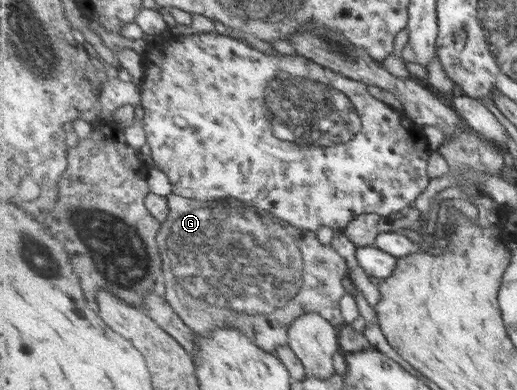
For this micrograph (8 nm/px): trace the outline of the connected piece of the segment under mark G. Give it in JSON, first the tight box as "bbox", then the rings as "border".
{"bbox":[158,193,350,352],"border":[[[175,193],[170,194],[167,198],[170,215],[162,223],[162,229],[158,236],[158,245],[164,264],[165,298],[175,309],[175,312],[185,321],[185,324],[192,328],[194,333],[206,335],[208,332],[227,327],[230,324],[232,327],[239,327],[239,330],[246,331],[260,347],[263,347],[263,350],[275,352],[279,350],[280,346],[291,346],[288,337],[291,323],[304,314],[319,313],[335,326],[345,326],[347,324],[340,302],[341,298],[347,295],[343,278],[349,278],[350,266],[347,264],[346,258],[339,254],[332,244],[326,245],[319,242],[316,231],[302,230],[290,225],[287,221],[281,220],[279,217],[269,215],[257,208],[251,208],[244,202],[233,198],[223,201],[196,201],[195,198],[184,198],[183,195]]]}

